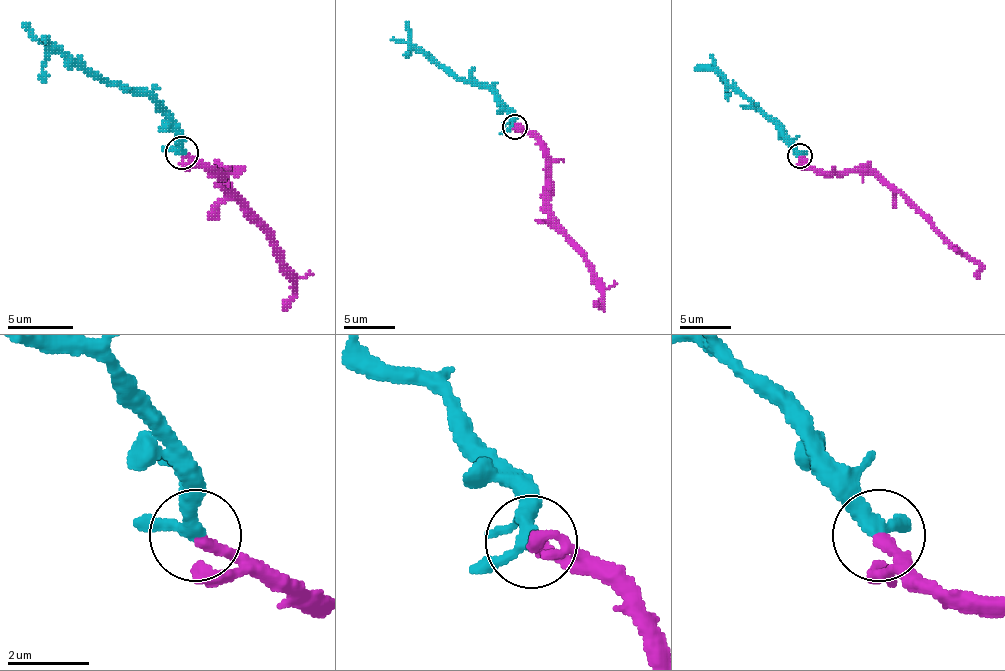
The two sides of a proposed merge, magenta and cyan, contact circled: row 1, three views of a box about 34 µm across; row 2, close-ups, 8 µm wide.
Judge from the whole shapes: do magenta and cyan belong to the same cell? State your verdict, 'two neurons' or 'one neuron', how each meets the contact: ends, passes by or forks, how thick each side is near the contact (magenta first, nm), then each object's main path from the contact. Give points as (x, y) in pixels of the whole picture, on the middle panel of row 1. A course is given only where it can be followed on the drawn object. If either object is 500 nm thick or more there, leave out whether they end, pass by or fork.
one neuron; magenta ends; cyan passes by; calibres 300 and 320 nm; course magenta (515, 126), (530, 134), (540, 146), (548, 217), (581, 250), (601, 293), (601, 306), (594, 304); course cyan (515, 126), (515, 116), (487, 85), (477, 85), (446, 73), (406, 42), (391, 40)

